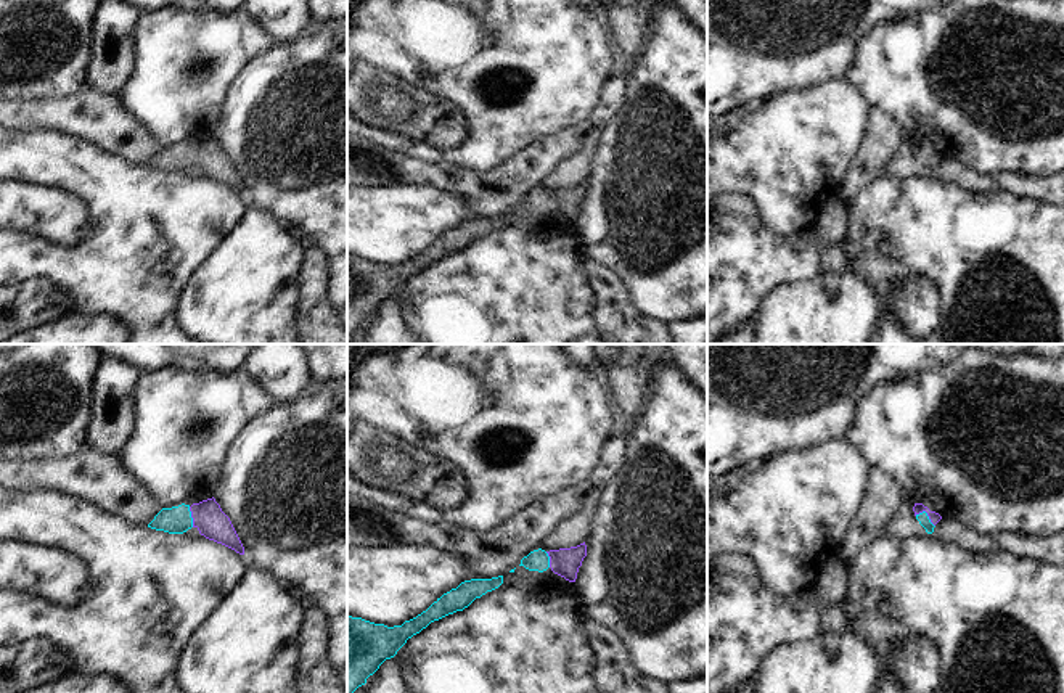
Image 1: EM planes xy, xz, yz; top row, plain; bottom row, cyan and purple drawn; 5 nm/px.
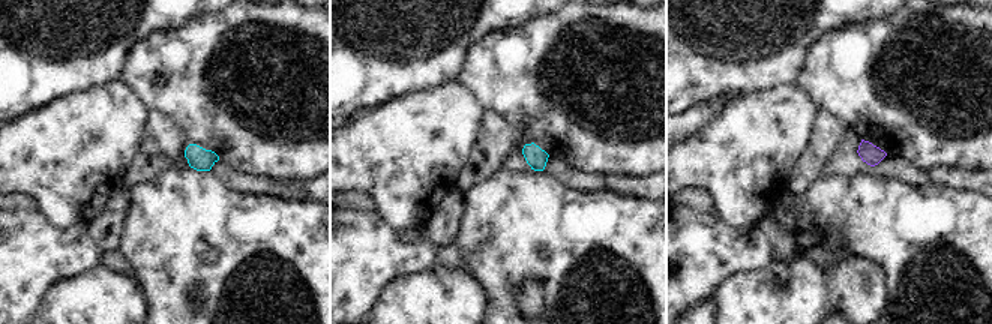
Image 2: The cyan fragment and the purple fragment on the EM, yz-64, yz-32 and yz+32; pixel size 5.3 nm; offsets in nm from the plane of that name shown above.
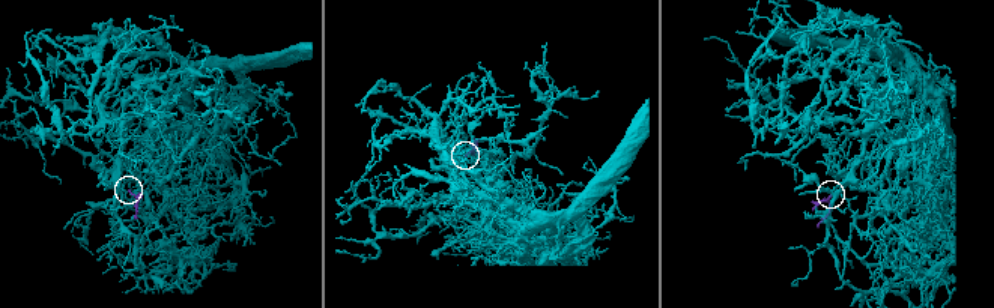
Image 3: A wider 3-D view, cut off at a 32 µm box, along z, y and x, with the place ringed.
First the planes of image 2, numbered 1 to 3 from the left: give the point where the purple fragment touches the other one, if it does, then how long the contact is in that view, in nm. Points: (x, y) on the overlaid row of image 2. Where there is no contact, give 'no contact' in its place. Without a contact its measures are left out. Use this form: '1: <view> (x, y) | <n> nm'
1: no contact
2: no contact
3: no contact

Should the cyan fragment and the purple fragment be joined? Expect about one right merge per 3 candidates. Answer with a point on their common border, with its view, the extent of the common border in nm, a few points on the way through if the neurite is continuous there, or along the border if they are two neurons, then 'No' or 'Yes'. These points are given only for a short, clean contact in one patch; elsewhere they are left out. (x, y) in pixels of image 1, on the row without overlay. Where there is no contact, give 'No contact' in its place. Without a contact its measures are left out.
Touches cyan at yz (926, 155). Shared border 120 nm. Path across: yz (923, 158), (926, 155), (918, 148). Yes

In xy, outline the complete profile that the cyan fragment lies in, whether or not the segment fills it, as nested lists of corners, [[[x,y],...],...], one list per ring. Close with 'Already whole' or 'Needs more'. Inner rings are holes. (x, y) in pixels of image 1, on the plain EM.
[[[214,137],[193,143],[191,146],[182,143],[178,146],[162,148],[148,167],[169,174],[183,174],[196,167],[206,178],[244,195],[244,187],[230,158],[222,151]]]. Needs more

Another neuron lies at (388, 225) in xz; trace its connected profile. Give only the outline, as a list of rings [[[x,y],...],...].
[[[347,187],[347,254],[387,267],[402,265],[456,228],[464,217],[460,196],[432,187]]]

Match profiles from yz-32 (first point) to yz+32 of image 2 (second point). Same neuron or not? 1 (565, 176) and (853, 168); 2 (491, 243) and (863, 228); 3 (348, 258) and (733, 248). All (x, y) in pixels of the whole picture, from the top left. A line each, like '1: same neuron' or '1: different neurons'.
1: same neuron
2: same neuron
3: same neuron

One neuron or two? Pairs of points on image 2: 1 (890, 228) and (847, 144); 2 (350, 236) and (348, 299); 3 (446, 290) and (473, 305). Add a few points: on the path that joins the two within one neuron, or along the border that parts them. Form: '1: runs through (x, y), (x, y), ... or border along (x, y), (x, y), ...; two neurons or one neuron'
1: border along (827, 174), (850, 177), (872, 171), (896, 180); two neurons
2: runs through (350, 251), (348, 284); one neuron
3: runs through (452, 296), (461, 305), (467, 305); one neuron

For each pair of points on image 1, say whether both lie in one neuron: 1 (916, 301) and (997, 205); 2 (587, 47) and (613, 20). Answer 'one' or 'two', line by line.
1: two
2: two

